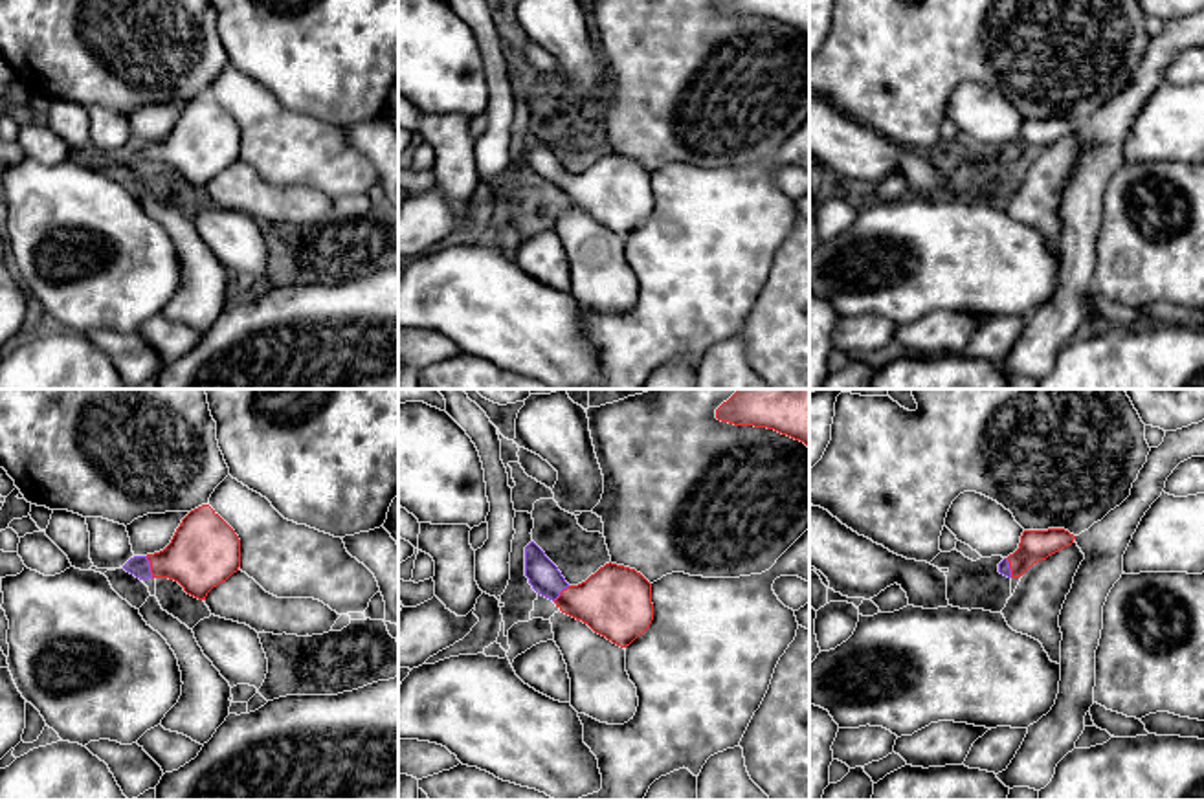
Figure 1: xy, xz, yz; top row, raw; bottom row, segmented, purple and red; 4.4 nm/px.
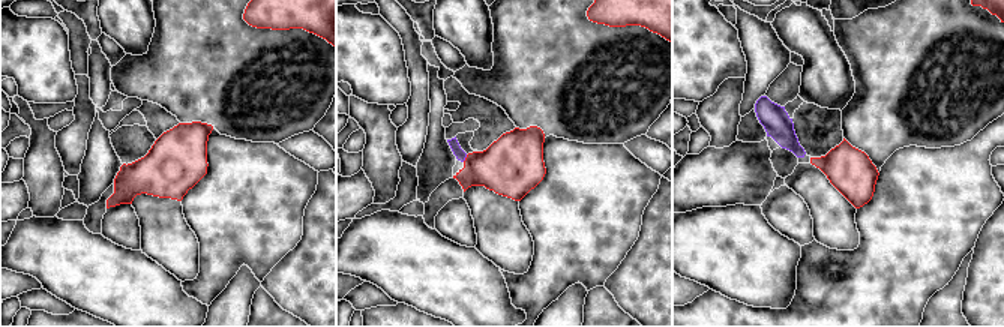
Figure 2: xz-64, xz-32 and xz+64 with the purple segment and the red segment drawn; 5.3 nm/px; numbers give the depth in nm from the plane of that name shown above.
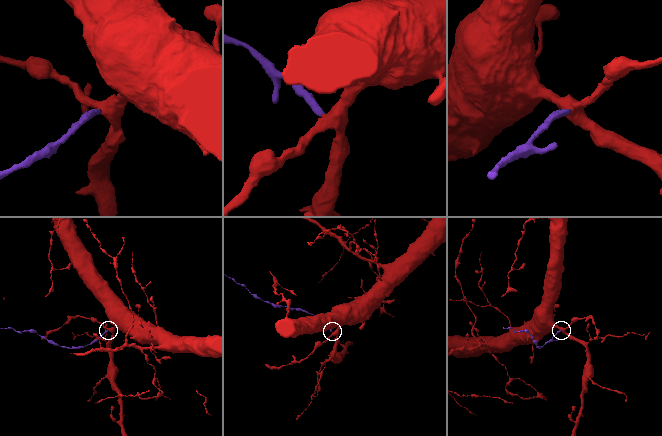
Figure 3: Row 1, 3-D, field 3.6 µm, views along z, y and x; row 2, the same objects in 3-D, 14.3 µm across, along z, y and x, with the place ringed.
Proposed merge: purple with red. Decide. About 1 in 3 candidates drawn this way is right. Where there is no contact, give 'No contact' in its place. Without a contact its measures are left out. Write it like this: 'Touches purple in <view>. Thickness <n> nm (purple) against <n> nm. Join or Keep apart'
Touches purple in xy. Thickness 90 nm (purple) against 300 nm. Join

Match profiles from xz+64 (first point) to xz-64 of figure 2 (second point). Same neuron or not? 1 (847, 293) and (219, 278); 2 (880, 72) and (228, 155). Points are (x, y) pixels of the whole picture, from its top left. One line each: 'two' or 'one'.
1: one
2: two

